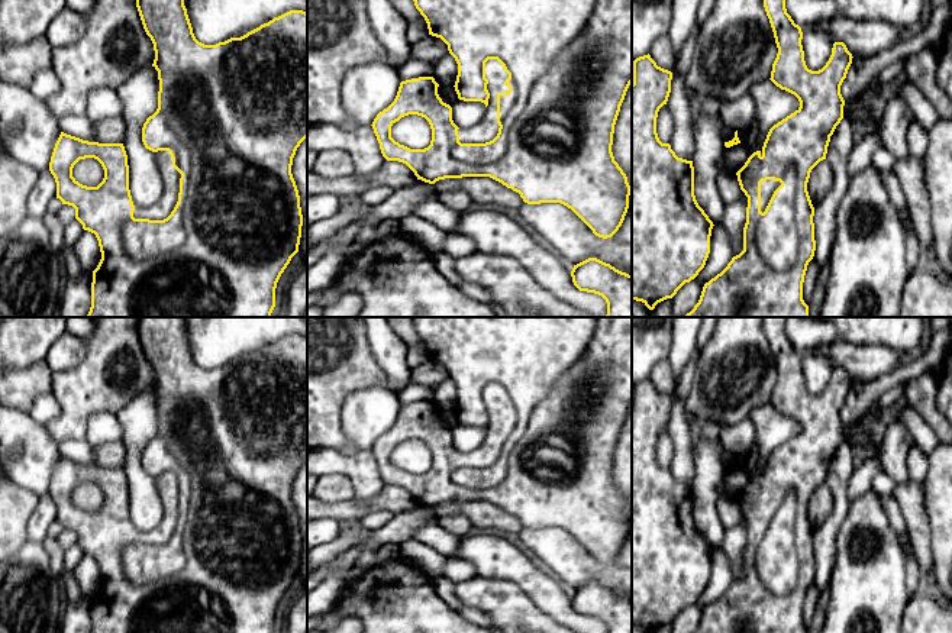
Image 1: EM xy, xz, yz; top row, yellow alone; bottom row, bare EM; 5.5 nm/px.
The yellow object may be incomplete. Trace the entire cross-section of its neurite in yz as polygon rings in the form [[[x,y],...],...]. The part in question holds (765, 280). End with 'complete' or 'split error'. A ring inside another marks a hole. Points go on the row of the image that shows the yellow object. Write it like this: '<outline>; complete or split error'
[[[764,0],[764,7],[778,48],[769,80],[794,94],[800,107],[769,129],[762,149],[736,172],[748,197],[743,251],[704,284],[698,303],[684,317],[809,317],[803,282],[816,240],[807,183],[811,169],[826,159],[830,136],[843,119],[840,85],[853,56],[843,42],[835,42],[826,65],[819,71],[809,70],[803,32],[787,13],[785,0]]]; split error

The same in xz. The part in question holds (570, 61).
[[[413,0],[416,9],[425,17],[429,35],[440,38],[449,54],[458,64],[455,91],[459,100],[481,101],[485,104],[484,117],[472,127],[458,127],[452,120],[452,107],[442,101],[438,94],[439,84],[433,77],[419,77],[400,83],[394,101],[380,112],[372,122],[372,129],[380,143],[383,156],[387,161],[406,164],[417,177],[429,184],[445,178],[462,177],[490,177],[507,188],[519,193],[525,203],[561,203],[571,209],[596,236],[611,238],[622,226],[629,209],[630,185],[627,177],[614,161],[611,145],[614,125],[625,100],[626,91],[632,84],[632,0]],[[417,114],[425,117],[432,129],[430,145],[425,149],[410,149],[391,138],[391,126],[401,117]]]; split error

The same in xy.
[[[136,0],[136,7],[146,35],[155,51],[152,67],[158,71],[158,109],[142,127],[142,142],[156,158],[162,178],[161,198],[148,207],[138,206],[129,190],[129,165],[123,143],[99,143],[61,132],[49,162],[49,171],[57,183],[57,198],[75,209],[75,219],[84,230],[96,235],[101,259],[93,271],[91,307],[85,317],[271,317],[275,307],[277,282],[298,252],[303,214],[300,196],[291,174],[293,158],[300,143],[307,138],[307,13],[303,10],[283,10],[272,17],[249,17],[248,28],[233,33],[227,41],[216,45],[199,42],[184,6],[184,0]],[[94,158],[103,169],[104,178],[97,187],[80,184],[72,177],[72,168],[80,159]]]; split error

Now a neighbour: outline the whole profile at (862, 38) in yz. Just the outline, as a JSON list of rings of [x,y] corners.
[[[845,16],[820,20],[801,28],[803,33],[824,32],[835,42],[843,42],[852,56],[868,58],[882,51],[898,52],[901,28],[882,20],[853,20]]]

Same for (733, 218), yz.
[[[740,190],[740,198],[735,203],[725,206],[722,214],[720,223],[723,225],[730,238],[733,256],[739,255],[743,251],[743,227],[746,223],[746,207],[748,197]]]

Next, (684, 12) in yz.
[[[672,0],[671,25],[667,35],[674,46],[675,55],[678,55],[697,23],[700,3],[701,0]]]

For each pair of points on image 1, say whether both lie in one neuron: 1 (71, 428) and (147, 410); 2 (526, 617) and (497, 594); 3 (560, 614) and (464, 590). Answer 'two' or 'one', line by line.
1: two
2: one
3: two

